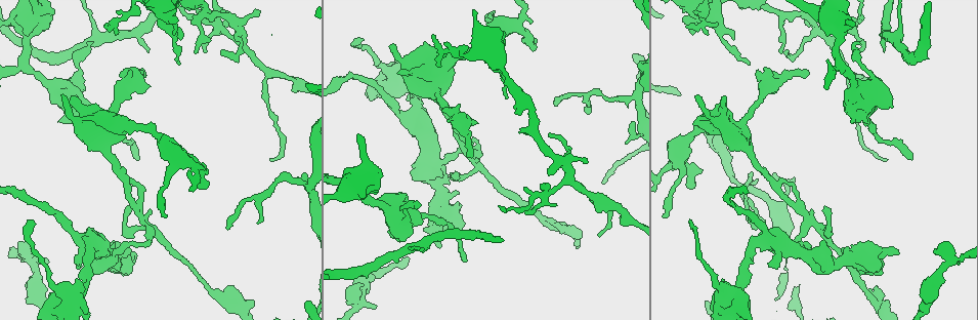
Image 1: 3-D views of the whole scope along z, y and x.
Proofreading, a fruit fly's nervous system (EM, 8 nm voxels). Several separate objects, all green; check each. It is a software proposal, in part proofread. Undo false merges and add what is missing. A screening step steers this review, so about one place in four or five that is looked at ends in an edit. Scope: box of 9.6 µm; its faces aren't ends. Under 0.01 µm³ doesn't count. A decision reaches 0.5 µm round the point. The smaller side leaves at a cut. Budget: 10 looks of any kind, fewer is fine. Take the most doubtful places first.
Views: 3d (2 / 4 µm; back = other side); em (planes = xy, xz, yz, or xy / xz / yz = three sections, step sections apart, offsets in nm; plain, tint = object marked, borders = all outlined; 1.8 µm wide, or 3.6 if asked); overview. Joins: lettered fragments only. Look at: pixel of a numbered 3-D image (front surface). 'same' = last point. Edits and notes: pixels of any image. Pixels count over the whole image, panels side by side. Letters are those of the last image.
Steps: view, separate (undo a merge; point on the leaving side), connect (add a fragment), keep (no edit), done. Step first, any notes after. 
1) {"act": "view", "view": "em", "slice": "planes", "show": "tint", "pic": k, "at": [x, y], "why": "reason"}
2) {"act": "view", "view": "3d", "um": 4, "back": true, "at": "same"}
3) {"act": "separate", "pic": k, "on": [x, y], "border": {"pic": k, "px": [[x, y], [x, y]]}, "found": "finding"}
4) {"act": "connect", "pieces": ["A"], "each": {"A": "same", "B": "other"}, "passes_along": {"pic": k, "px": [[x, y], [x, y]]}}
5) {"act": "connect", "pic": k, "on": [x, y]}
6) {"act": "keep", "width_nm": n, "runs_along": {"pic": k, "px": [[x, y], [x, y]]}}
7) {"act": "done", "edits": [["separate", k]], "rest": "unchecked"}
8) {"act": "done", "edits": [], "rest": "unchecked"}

{"act": "view", "view": "3d", "um": 2, "pic": 1, "at": [147, 52], "why": "free end"}

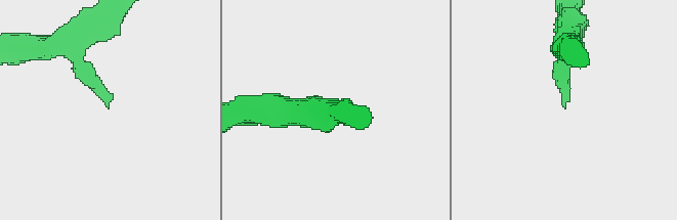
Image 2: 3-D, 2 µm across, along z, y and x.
{"act": "view", "view": "em", "slice": "planes", "show": "borders", "pic": 2, "at": [106, 106]}

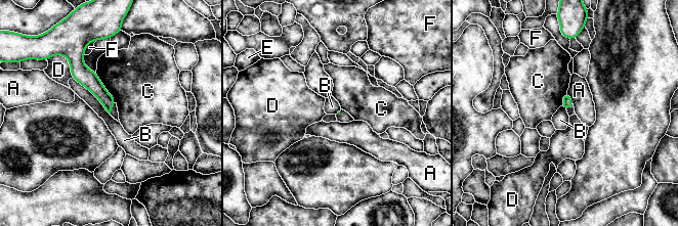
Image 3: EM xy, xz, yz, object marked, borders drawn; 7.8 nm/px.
{"act": "keep", "each": {"A": "other", "B": "other", "C": "other", "D": "other", "E": "other", "F": "other"}, "runs_along": {"pic": 3, "px": [[76, 60], [109, 108]]}, "found": "none of them fits"}

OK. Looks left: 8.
{"act": "view", "view": "em", "um": 3.6, "slice": "yz", "step": 8, "show": "tint", "pic": 1, "at": [470, 156], "why": "free end"}

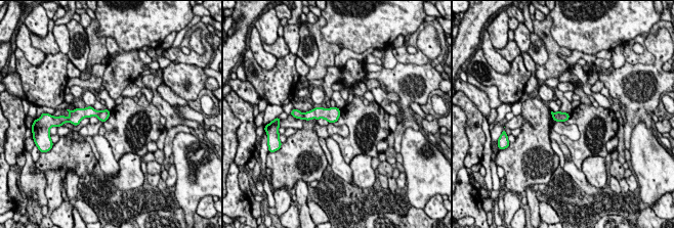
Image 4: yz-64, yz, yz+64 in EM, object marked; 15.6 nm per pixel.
{"act": "view", "view": "em", "um": 3.6, "slice": "xy", "step": 16, "show": "borders", "at": "same"}

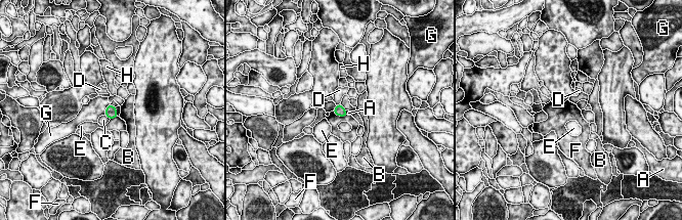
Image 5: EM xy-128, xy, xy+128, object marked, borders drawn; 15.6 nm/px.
{"act": "keep", "width_nm": 160, "each": {"A": "other", "B": "other", "C": "other", "D": "other", "E": "other", "F": "other", "G": "other", "H": "other"}, "found": "none of them fits"}

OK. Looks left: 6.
{"act": "view", "view": "3d", "um": 4, "pic": 1, "at": [137, 209], "why": "arms part here"}

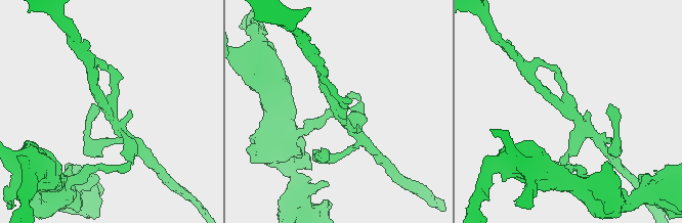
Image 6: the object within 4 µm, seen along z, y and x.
{"act": "view", "view": "em", "slice": "planes", "show": "borders", "pic": 6, "at": [107, 107], "why": "need the tissue"}

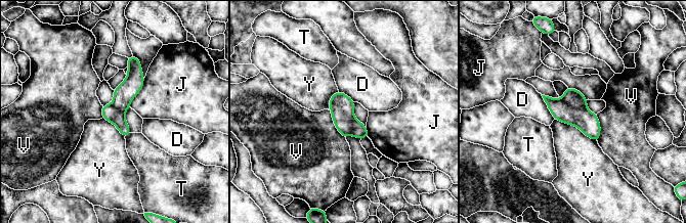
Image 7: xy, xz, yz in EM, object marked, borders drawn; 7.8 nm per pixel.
{"act": "keep", "width_nm": 160, "each": {"D": "other", "J": "other", "T": "other", "V": "other", "Y": "other"}, "runs_along": {"pic": 7, "px": [[133, 58], [120, 104], [125, 134]]}, "found": "one neuron here"}

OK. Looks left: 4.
{"act": "view", "view": "3d", "um": 4, "pic": 1, "at": [703, 21], "why": "sharp bend"}

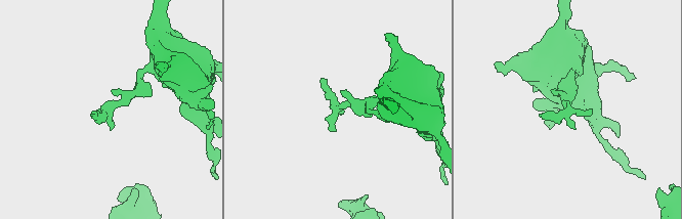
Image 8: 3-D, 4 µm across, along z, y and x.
{"act": "view", "view": "em", "slice": "yz", "step": 16, "show": "borders", "pic": 8, "at": [108, 108]}

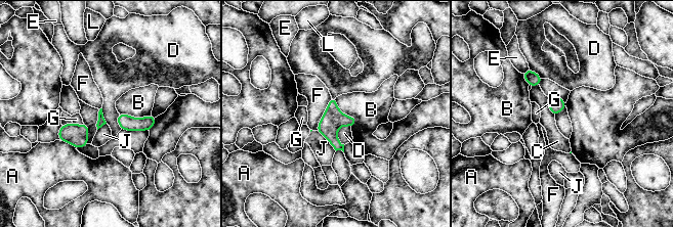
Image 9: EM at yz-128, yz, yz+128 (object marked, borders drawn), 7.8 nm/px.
{"act": "keep", "each": {"A": "other", "B": "other", "C": "other", "D": "other", "E": "other", "F": "other", "G": "other", "J": "other", "L": "other"}, "border": {"pic": 9, "px": [[335, 98], [355, 125]]}, "found": "all the same neuron"}

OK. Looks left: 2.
{"act": "done", "edits": [], "rest": "unchecked"}

